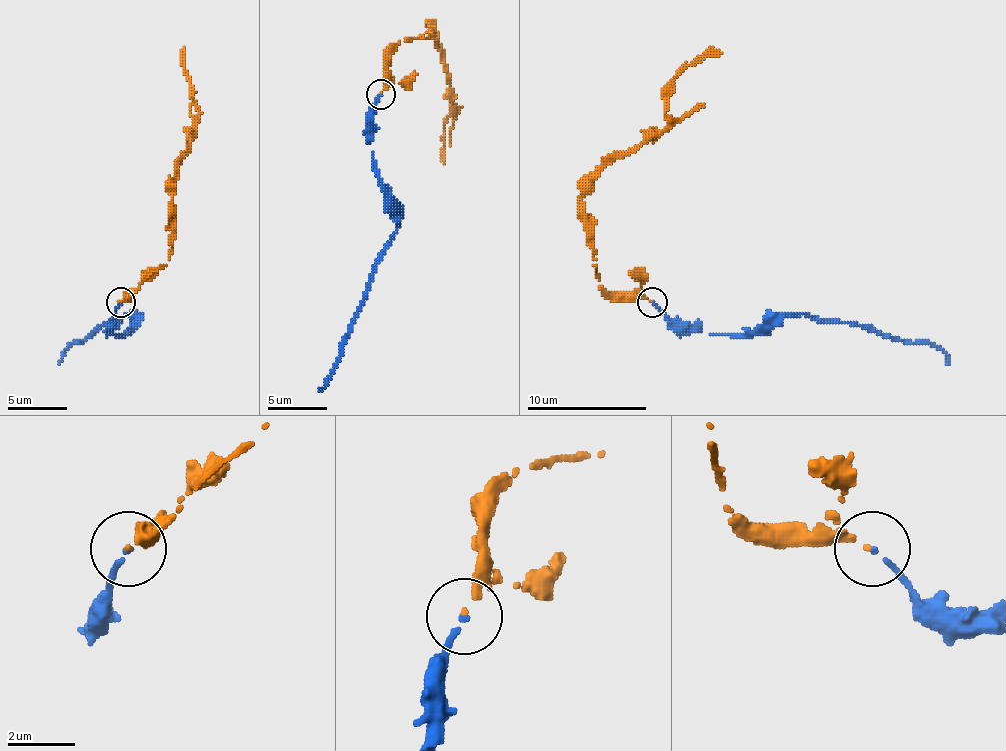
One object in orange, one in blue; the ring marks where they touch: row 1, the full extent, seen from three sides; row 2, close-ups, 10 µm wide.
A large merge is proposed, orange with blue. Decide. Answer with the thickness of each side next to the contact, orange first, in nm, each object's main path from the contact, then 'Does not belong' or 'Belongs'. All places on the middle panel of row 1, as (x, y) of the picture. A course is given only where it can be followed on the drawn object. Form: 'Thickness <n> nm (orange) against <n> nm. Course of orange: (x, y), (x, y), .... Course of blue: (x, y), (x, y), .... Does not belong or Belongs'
Thickness 130 nm (orange) against 120 nm. Course of orange: (381, 95), (387, 53), (399, 41), (429, 38), (432, 23), (456, 110), (459, 107), (444, 131), (444, 164). Course of blue: (381, 95), (369, 113), (366, 143), (396, 232), (372, 271), (333, 373), (319, 391). Belongs

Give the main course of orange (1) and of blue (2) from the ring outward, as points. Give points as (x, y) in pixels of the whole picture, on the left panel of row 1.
1: (121, 301), (169, 259), (175, 170), (196, 125), (199, 107), (184, 65), (184, 53)
2: (121, 301), (109, 319), (106, 331), (124, 334), (136, 316), (106, 322), (79, 343), (73, 343), (59, 364)

